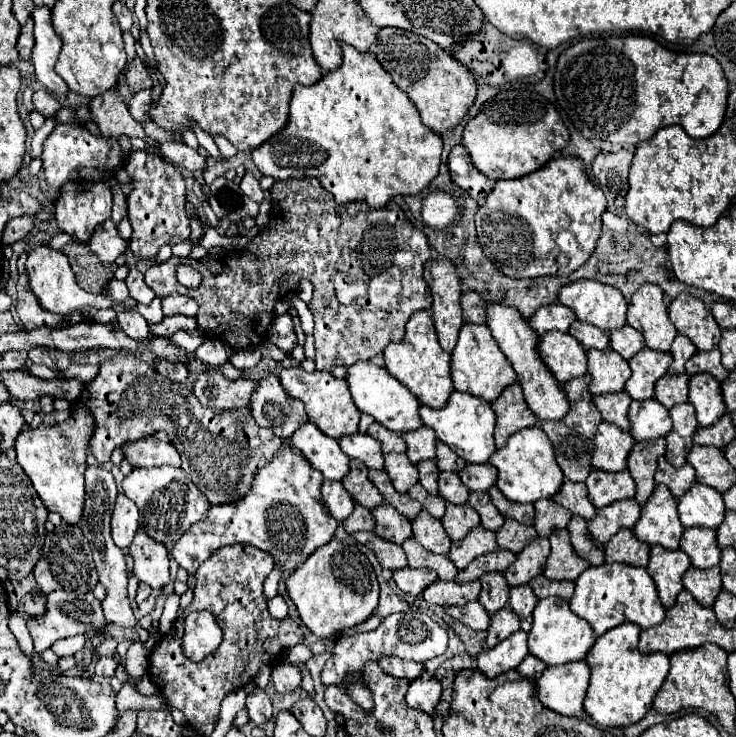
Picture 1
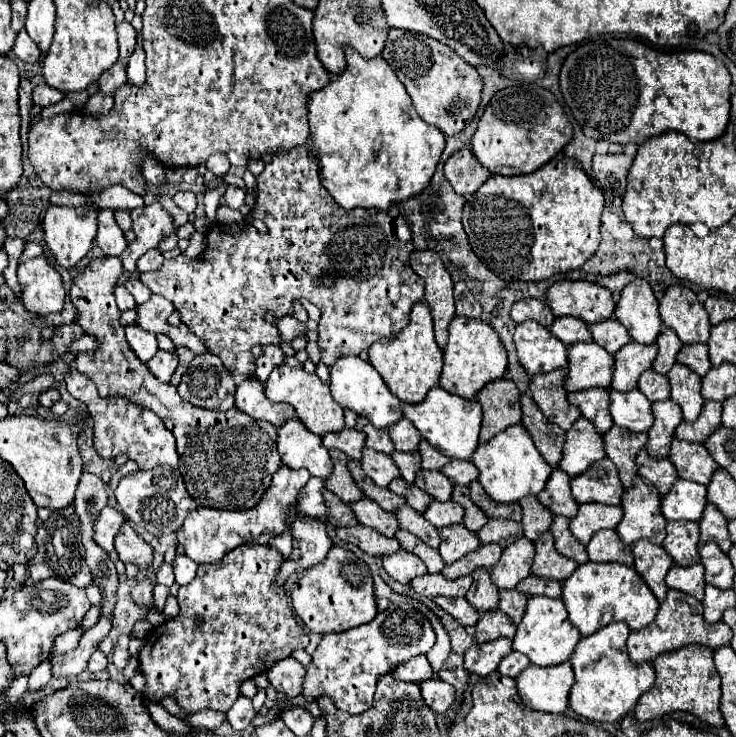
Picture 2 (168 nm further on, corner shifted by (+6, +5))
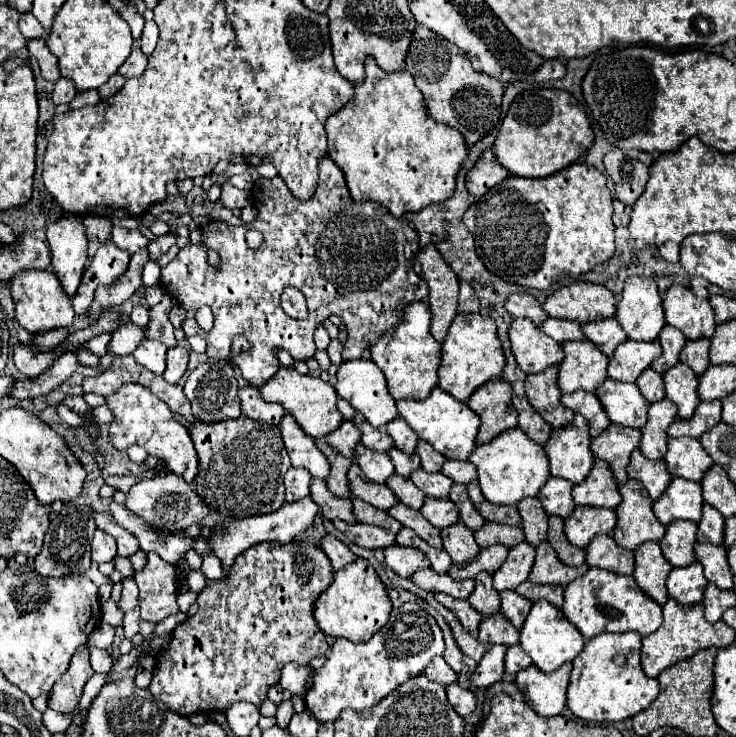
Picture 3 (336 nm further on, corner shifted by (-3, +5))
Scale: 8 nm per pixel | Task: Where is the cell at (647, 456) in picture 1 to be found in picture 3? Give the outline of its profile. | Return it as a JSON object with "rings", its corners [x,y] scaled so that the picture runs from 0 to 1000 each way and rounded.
{"rings":[[[827,575],[811,594],[803,597],[803,613],[808,621],[817,621],[827,630],[836,651],[841,657],[852,654],[852,630],[857,613],[868,605],[871,583],[868,581],[849,581],[838,575]]]}

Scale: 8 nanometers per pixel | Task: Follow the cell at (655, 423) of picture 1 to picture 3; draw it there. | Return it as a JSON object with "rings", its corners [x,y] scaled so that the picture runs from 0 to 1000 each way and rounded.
{"rings":[[[825,513],[811,526],[808,535],[833,575],[855,578],[855,581],[876,578],[882,545],[871,537],[871,532],[863,521],[833,518],[830,513]]]}

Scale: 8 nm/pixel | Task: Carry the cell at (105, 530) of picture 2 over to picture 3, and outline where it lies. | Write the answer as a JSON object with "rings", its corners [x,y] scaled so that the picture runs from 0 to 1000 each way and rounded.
{"rings":[[[129,719],[129,727],[124,733],[124,760],[137,765],[137,763],[151,763],[156,754],[159,754],[156,730],[137,719]]]}

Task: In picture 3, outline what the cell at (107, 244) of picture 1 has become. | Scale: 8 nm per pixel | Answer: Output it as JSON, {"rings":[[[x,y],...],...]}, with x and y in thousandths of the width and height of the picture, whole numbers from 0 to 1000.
{"rings":[[[162,304],[154,307],[154,323],[151,323],[164,339],[173,339],[178,345],[183,345],[186,339],[194,339],[200,336],[202,326],[189,315],[189,312],[173,312]]]}

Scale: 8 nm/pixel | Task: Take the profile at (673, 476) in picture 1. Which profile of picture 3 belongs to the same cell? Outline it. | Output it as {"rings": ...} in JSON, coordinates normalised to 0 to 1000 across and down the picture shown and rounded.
{"rings":[[[860,611],[855,632],[852,632],[852,643],[855,643],[855,649],[868,651],[876,659],[885,678],[893,678],[904,668],[906,657],[912,654],[912,643],[906,640],[904,627],[879,624],[871,619],[868,611]]]}

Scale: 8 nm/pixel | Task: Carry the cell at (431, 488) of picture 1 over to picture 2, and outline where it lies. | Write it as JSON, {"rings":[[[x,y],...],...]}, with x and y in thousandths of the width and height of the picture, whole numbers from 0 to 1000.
{"rings":[[[538,613],[533,616],[535,627],[541,630],[543,635],[543,643],[552,654],[563,654],[565,651],[565,640],[573,635],[571,632],[571,616],[568,613],[560,613],[560,616],[552,616],[552,613]]]}

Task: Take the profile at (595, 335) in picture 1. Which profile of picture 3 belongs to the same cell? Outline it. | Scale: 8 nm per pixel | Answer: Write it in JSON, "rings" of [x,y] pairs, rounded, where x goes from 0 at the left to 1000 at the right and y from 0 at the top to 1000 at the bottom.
{"rings":[[[743,431],[735,440],[735,448],[749,456],[754,464],[765,464],[765,461],[792,461],[792,450],[787,437],[779,434],[760,434],[760,431]]]}

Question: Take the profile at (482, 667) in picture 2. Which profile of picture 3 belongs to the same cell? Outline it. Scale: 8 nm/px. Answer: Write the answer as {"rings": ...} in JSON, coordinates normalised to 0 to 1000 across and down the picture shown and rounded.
{"rings":[[[681,874],[664,877],[664,882],[659,885],[659,893],[654,893],[654,898],[648,901],[645,912],[637,920],[643,934],[664,934],[667,928],[681,923],[686,885],[689,885],[689,879]]]}

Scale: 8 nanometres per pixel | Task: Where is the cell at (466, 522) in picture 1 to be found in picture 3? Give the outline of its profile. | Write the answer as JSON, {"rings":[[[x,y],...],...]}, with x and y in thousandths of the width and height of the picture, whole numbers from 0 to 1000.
{"rings":[[[577,676],[572,692],[569,692],[588,714],[594,716],[607,716],[624,706],[621,687],[615,687],[613,678],[594,678],[594,676]]]}

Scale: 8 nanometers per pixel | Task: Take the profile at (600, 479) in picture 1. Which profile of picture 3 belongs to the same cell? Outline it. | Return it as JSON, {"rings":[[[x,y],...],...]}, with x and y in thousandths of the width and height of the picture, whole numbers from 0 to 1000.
{"rings":[[[814,621],[806,624],[800,646],[789,657],[779,659],[779,678],[784,687],[822,687],[822,689],[841,687],[844,670],[825,627],[817,627]]]}

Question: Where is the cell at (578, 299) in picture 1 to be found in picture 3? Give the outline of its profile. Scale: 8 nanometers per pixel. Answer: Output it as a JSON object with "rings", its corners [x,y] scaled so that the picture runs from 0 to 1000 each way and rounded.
{"rings":[[[781,383],[751,396],[738,421],[751,431],[773,431],[787,440],[833,431],[836,426],[836,402],[822,388],[803,383]]]}

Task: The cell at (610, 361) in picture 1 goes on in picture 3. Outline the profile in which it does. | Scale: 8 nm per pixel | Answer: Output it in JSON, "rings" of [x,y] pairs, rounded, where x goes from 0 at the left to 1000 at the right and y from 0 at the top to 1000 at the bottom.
{"rings":[[[779,461],[762,467],[768,486],[760,494],[760,529],[776,535],[781,529],[808,532],[825,513],[827,486],[800,461]]]}

